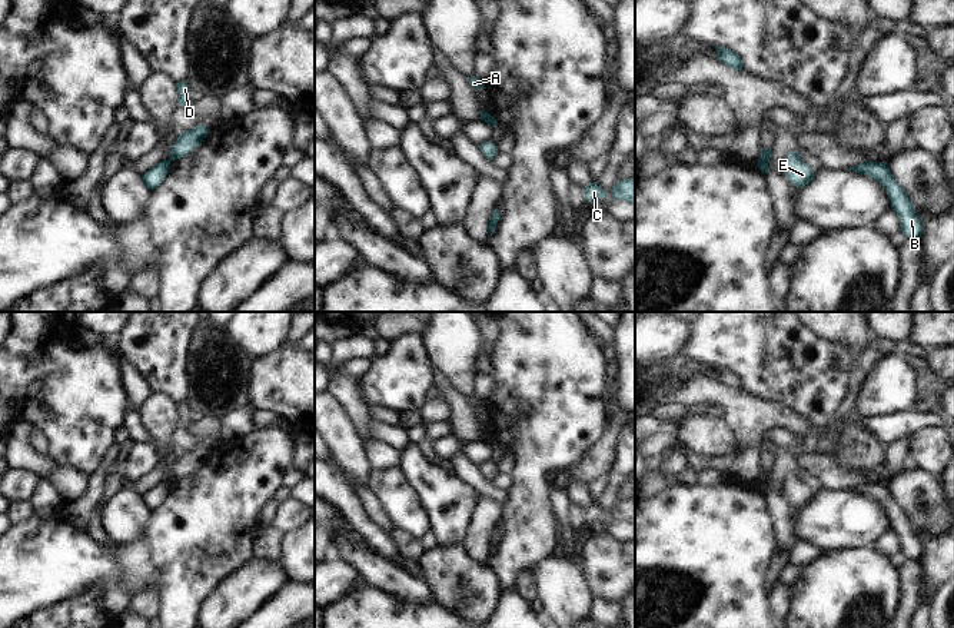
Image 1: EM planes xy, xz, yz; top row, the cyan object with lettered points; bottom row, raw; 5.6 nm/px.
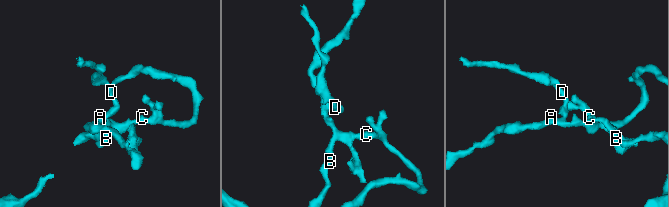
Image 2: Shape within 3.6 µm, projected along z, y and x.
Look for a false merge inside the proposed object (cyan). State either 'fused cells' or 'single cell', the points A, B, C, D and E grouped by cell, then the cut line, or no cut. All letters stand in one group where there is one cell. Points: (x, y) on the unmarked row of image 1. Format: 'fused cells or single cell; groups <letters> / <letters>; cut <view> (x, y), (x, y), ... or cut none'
fused cells; groups A B C E / D; cut xy (166, 481), (169, 484)

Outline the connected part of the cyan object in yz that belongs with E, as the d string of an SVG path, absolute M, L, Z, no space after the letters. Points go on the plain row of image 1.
M790 472L785 481L785 494L788 501L797 508L801 509L808 505L814 498L815 494L812 489L802 482L797 472Z

